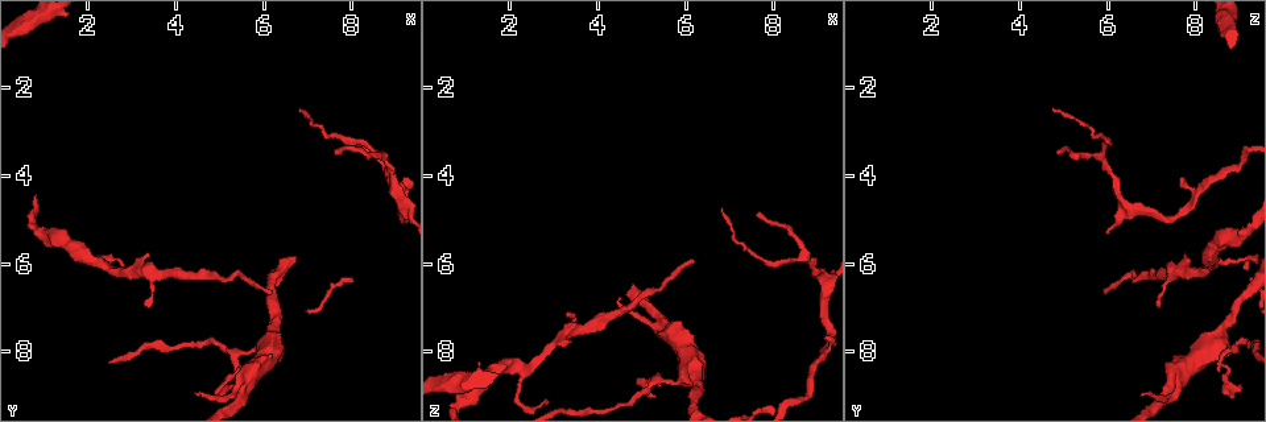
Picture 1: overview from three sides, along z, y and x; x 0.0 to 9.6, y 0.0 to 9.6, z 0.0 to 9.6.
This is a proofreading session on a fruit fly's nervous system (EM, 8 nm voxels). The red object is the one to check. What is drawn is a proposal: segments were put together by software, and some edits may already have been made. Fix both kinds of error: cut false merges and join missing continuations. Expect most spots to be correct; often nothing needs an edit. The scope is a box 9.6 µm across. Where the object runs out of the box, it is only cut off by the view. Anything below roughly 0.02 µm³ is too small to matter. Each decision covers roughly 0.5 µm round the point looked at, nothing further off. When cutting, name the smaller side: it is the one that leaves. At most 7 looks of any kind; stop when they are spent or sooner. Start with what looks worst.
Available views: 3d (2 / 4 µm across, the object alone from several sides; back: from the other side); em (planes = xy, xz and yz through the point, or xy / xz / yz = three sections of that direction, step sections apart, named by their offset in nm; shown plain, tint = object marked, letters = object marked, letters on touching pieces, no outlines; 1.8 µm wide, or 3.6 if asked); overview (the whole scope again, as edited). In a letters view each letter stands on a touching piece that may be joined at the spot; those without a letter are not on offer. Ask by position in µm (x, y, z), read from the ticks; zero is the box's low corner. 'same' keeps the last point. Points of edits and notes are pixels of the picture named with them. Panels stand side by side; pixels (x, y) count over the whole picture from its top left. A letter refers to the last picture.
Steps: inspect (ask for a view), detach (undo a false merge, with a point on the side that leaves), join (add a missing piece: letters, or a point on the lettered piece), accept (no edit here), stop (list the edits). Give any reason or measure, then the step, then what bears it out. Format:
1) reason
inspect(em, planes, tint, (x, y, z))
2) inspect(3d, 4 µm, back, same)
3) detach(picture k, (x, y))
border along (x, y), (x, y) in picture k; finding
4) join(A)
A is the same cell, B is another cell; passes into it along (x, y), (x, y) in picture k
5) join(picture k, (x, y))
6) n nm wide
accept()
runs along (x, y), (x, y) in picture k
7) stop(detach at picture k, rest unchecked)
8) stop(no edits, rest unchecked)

tapers out
inspect(em, planes, letters, (6.80, 2.50, 4.85))

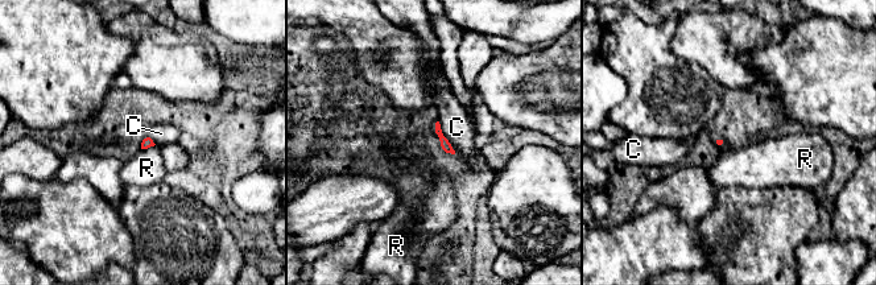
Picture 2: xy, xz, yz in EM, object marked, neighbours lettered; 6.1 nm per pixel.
C touches over 240 nm
accept()
C and R are other cells; no lettered piece goes on from it

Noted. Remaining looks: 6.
end of a long branch
inspect(3d, 4 µm, (6.25, 6.65, 6.00))

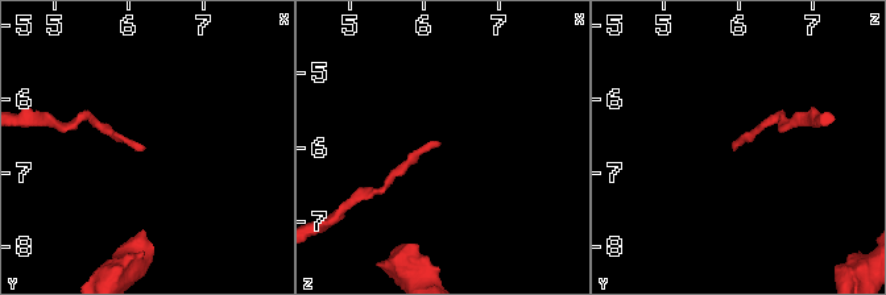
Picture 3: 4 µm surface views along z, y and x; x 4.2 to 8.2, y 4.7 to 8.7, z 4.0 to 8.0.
inspect(em, planes, tint, (6.20, 6.70, 6.00))

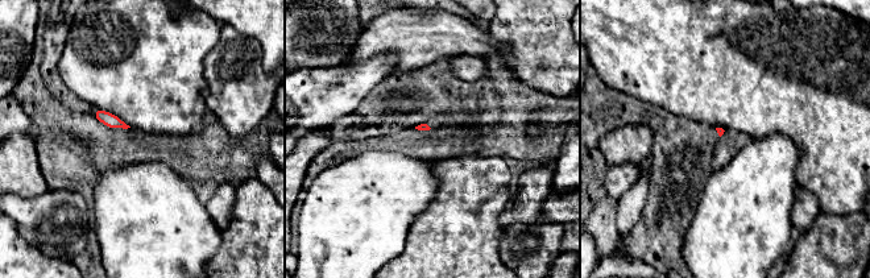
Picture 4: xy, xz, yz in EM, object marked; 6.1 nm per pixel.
inspect(em, planes, letters, same)

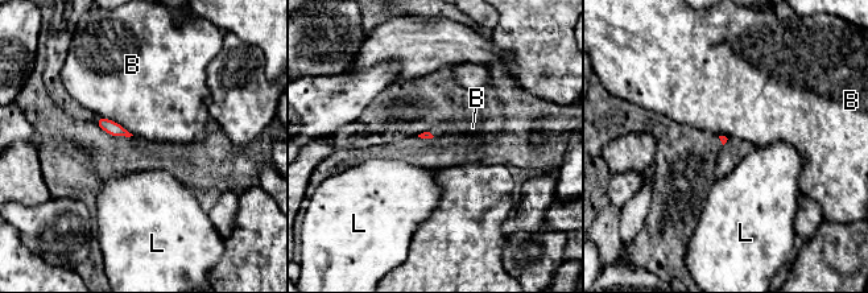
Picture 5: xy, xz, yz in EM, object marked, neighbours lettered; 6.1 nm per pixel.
accept()
B and L are other cells; border along (96, 115), (115, 120), (133, 135) in picture 5; none of them fits

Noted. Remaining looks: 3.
small branch off a trunk
inspect(3d, 4 µm, (6.20, 7.75, 8.50))

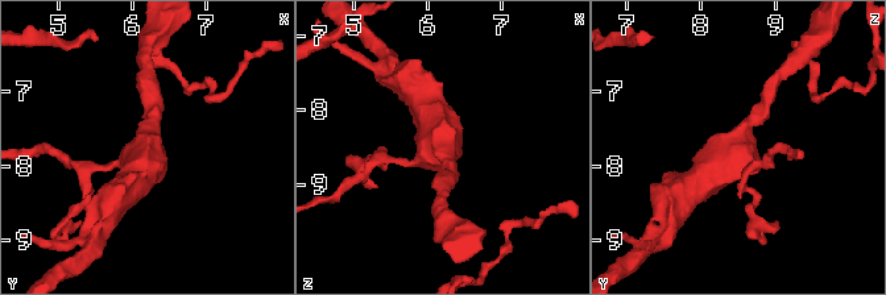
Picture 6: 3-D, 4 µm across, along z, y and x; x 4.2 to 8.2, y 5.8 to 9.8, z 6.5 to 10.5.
3 arms
inspect(em, xy, step 16, plain, (6.25, 7.70, 8.55))

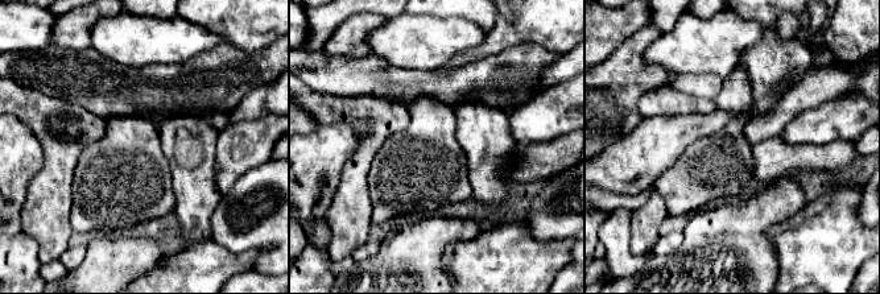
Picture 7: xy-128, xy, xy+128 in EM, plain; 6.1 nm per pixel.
inspect(em, xy, step 16, letters, same)

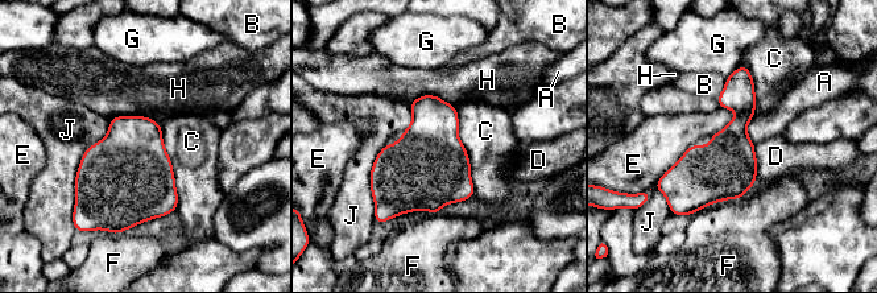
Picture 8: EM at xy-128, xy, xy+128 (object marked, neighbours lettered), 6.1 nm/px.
accept()
A, B, C, D, E, F, G, H and J are other cells; border along (455, 107), (474, 195) in picture 8; one neuron here

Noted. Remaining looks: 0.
stop(no edits, rest unchecked)

